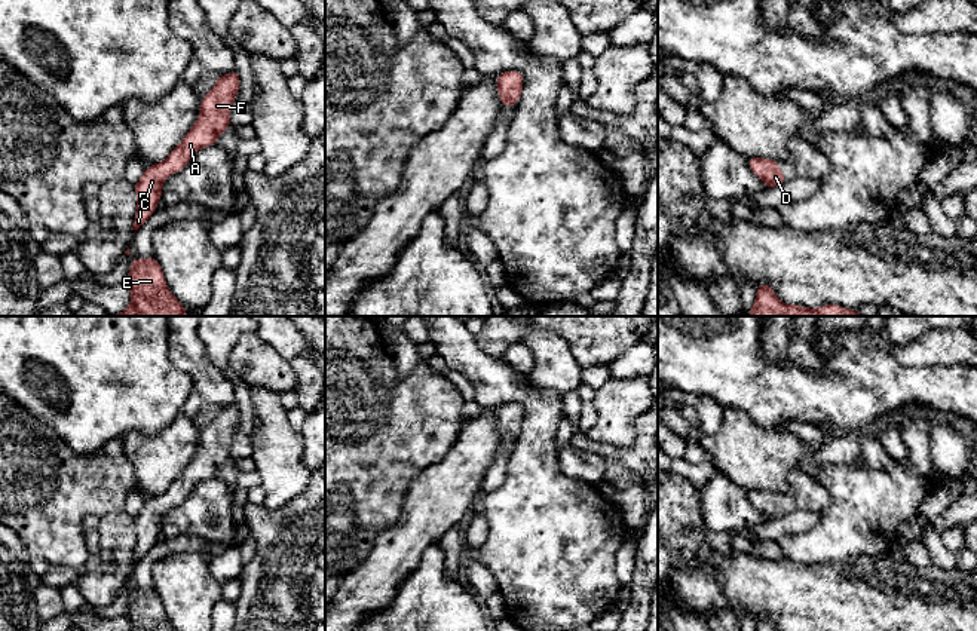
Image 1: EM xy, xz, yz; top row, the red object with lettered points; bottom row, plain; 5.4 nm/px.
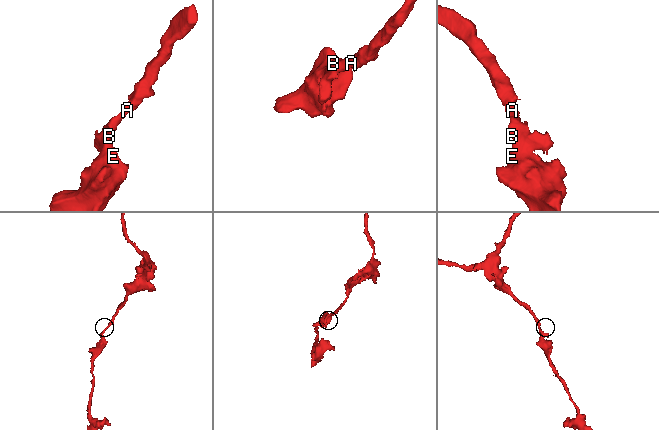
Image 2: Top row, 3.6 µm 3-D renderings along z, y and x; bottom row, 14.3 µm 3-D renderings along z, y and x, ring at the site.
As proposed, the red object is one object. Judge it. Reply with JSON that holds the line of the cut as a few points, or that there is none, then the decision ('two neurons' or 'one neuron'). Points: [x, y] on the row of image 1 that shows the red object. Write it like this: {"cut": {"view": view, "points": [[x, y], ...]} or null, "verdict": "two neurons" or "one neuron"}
{"cut": null, "verdict": "one neuron"}

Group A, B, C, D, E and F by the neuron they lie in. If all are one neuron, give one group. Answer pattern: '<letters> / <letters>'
A B C D E F

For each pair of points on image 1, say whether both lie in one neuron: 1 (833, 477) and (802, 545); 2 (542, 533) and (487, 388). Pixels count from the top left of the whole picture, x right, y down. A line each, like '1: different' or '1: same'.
1: same
2: same

